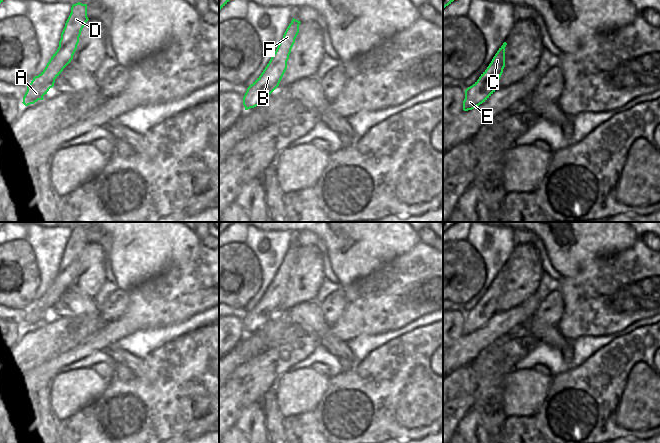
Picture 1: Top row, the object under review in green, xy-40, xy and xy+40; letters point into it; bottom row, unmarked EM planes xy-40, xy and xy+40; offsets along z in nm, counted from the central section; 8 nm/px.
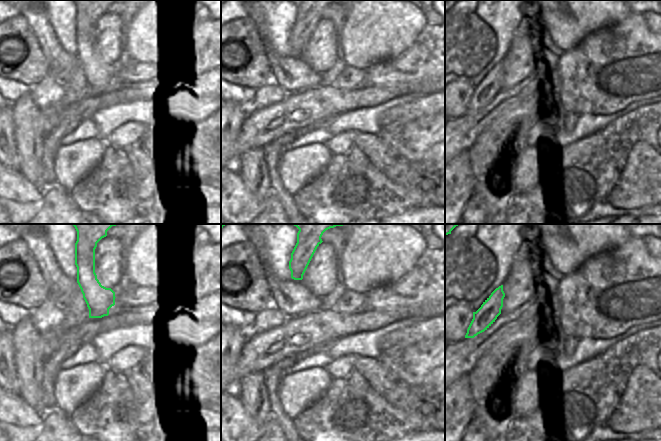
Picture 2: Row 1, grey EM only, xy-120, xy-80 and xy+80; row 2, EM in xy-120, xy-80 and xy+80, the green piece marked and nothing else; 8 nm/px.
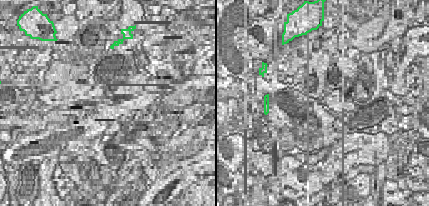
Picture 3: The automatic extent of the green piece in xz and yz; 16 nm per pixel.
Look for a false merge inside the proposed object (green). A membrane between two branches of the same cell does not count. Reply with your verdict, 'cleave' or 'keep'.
keep

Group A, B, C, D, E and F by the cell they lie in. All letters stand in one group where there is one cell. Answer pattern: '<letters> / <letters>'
A B C D E F

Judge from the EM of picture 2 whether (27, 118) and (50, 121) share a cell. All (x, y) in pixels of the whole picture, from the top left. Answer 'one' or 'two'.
two

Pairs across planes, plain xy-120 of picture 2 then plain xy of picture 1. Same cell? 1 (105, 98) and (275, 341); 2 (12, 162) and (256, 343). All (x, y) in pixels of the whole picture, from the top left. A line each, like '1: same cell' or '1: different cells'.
1: same cell
2: different cells

